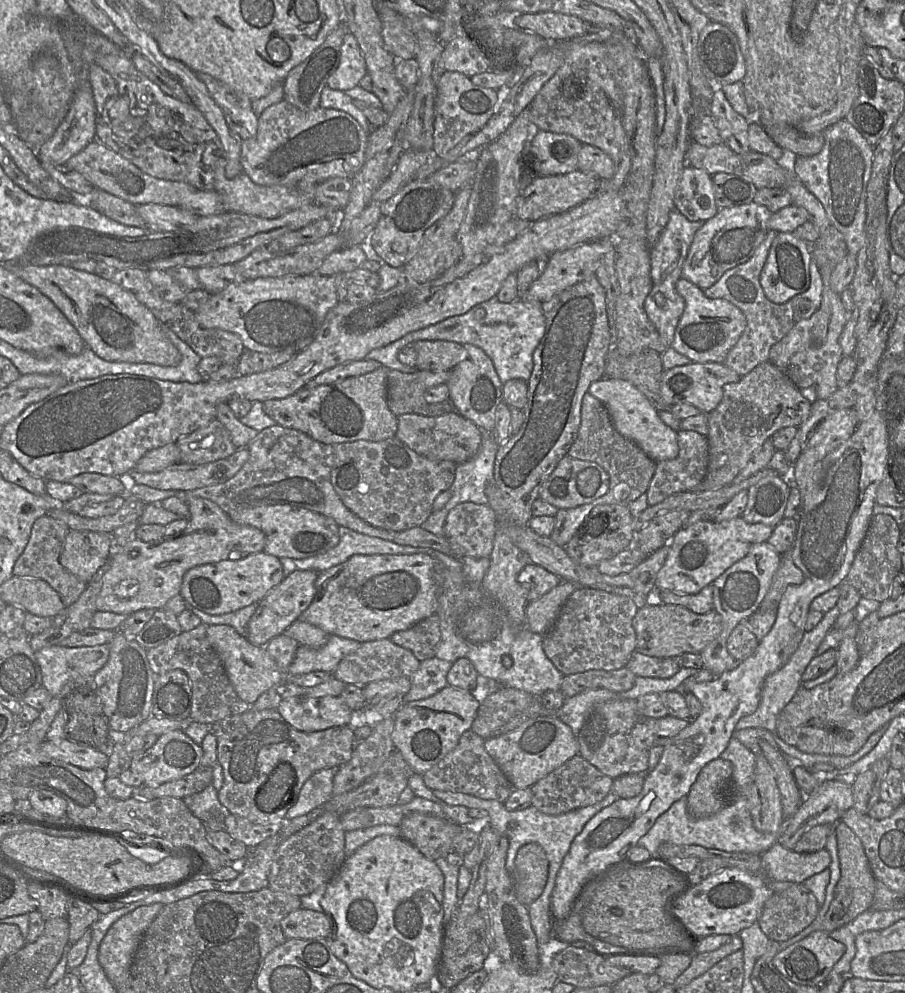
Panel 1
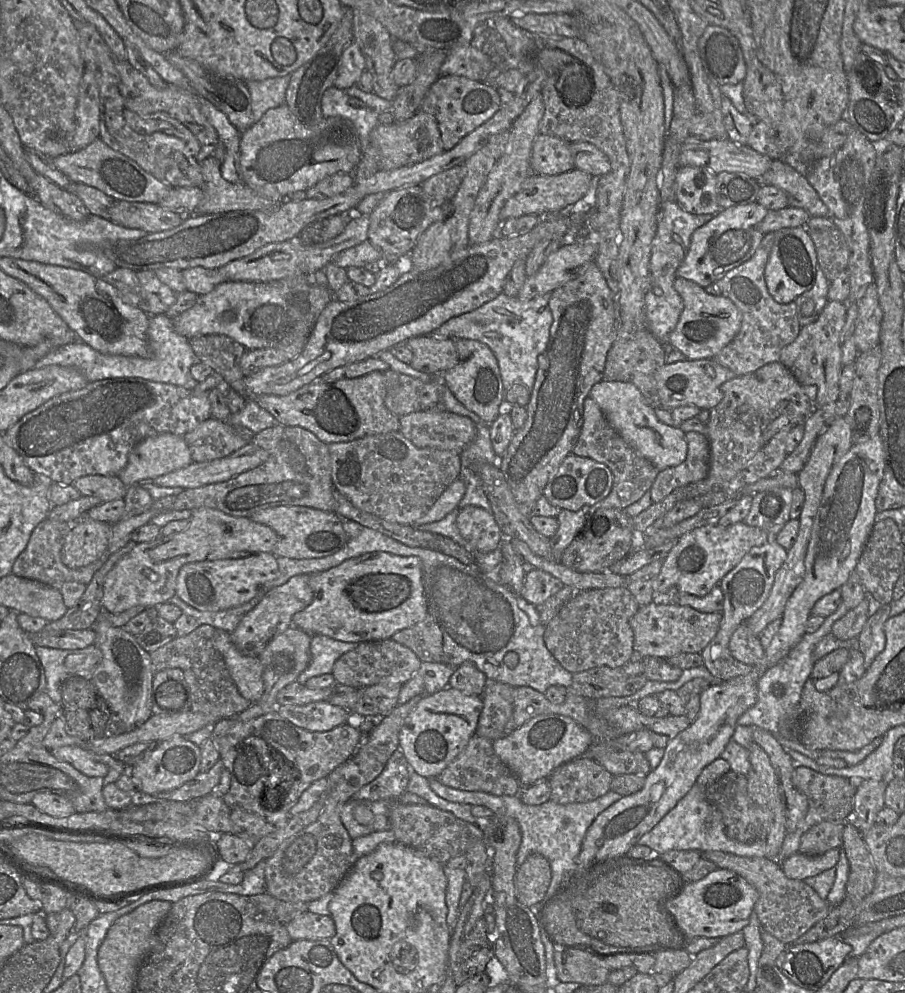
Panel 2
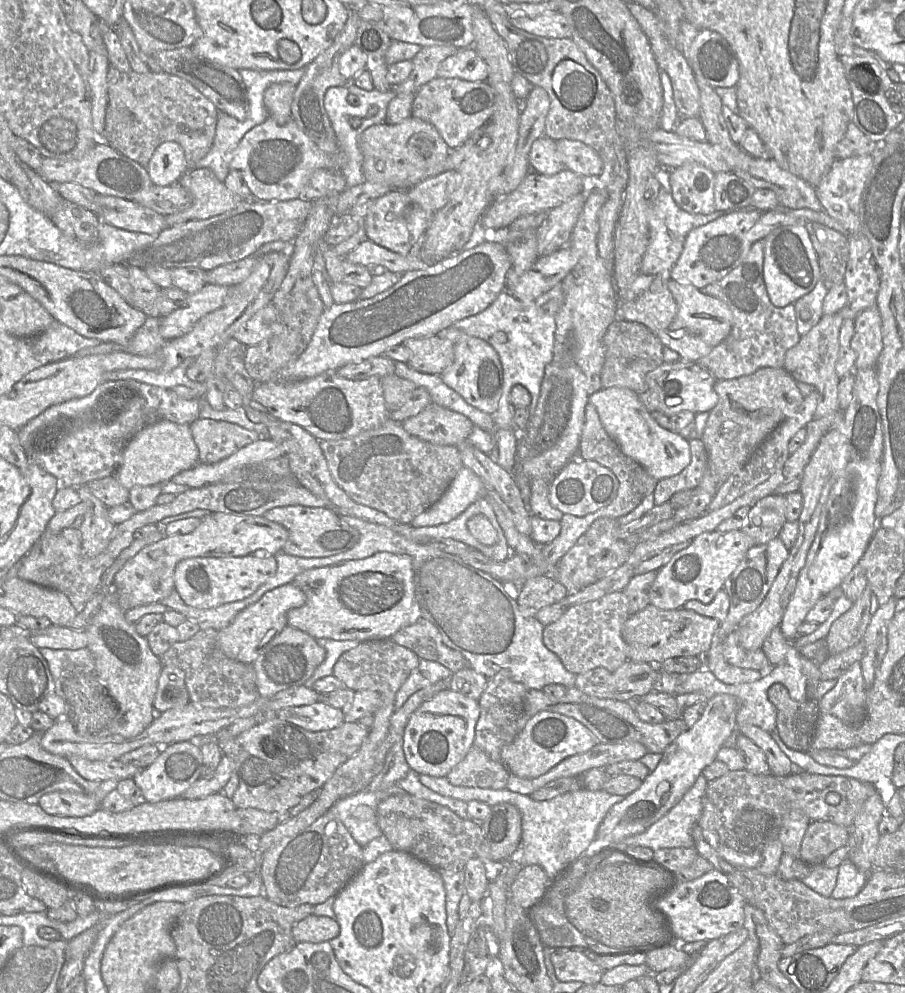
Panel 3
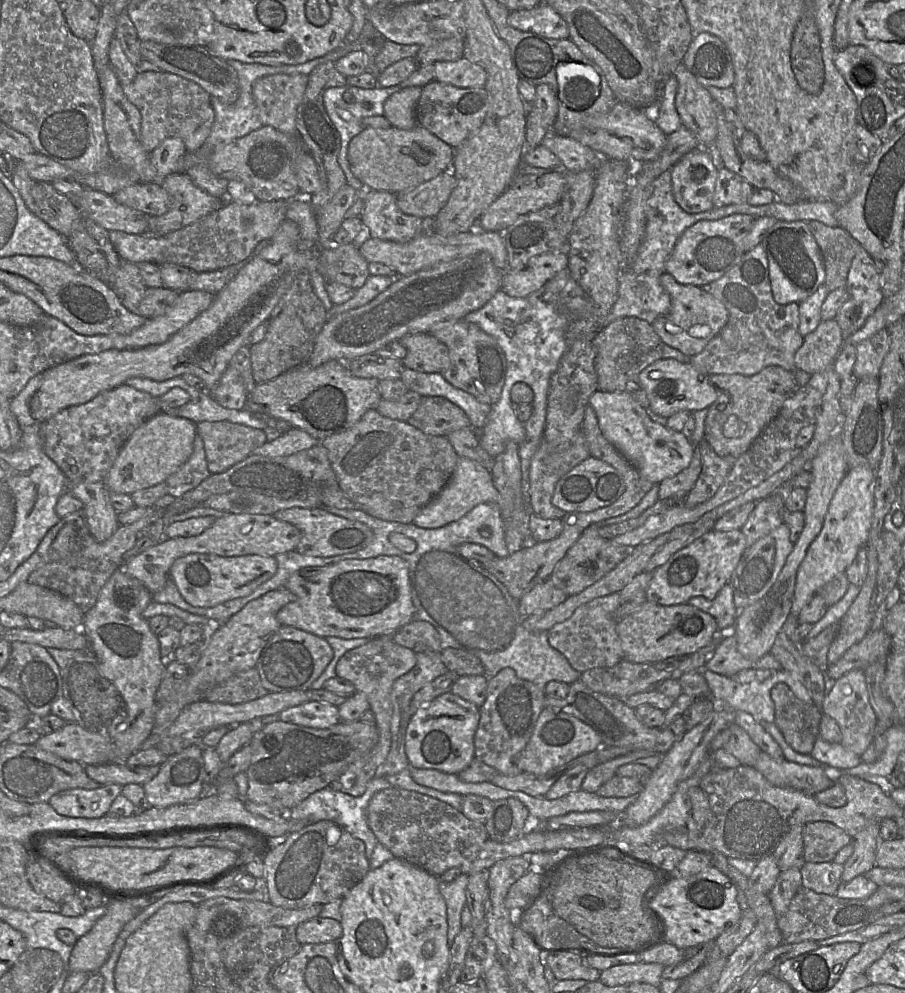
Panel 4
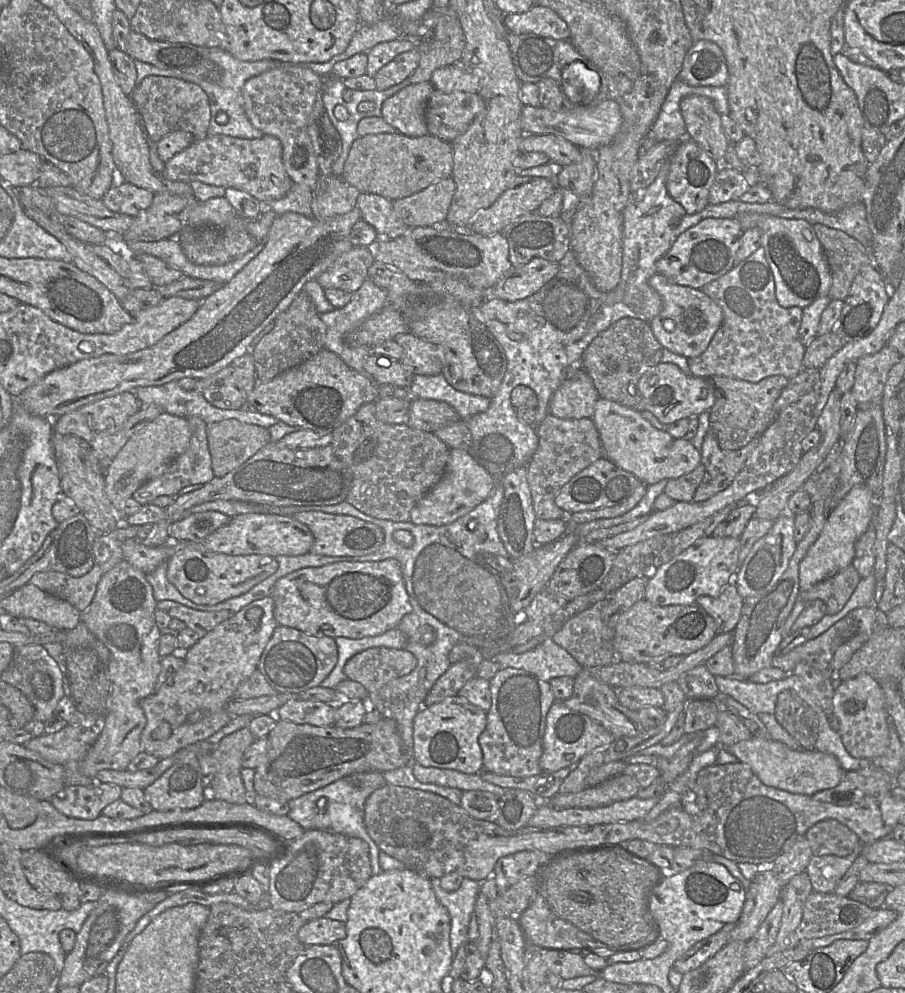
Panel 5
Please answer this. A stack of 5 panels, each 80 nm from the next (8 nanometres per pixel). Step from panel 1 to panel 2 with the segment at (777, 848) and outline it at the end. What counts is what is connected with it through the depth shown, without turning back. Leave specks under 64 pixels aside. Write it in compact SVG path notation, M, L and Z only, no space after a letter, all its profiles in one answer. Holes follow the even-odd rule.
M838 848L818 856L808 856L798 852L782 861L780 867L786 877L804 881L808 877L816 876L835 867L839 856L840 850Z

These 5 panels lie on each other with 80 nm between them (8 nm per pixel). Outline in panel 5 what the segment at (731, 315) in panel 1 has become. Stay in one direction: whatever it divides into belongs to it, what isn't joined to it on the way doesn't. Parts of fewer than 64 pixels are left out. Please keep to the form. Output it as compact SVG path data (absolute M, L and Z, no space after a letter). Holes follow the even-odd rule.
M658 273L649 279L649 285L662 298L662 308L659 314L649 322L654 336L661 346L686 358L702 354L722 324L723 311L721 307L701 289L675 284ZM665 319L674 321L675 326L673 331L665 330L663 327Z

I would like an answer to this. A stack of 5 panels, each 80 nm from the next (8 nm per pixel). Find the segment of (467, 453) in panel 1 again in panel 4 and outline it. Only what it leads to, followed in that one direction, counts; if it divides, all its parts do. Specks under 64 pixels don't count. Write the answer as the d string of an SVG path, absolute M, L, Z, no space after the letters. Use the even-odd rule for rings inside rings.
M438 396L422 397L417 410L407 423L425 434L444 437L471 425L462 409Z

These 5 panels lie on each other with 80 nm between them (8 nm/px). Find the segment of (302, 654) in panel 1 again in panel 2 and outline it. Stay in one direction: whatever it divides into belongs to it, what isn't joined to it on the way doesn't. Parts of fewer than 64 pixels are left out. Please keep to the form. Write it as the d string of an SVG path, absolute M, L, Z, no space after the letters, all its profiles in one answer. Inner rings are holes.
M312 635L310 643L311 661L298 676L296 682L305 685L308 679L332 673L333 666L344 653L353 650L359 643L345 642L325 635Z

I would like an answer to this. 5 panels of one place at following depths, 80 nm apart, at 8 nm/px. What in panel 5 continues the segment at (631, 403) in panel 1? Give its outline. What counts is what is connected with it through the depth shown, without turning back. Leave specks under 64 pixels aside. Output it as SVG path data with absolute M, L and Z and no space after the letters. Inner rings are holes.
M599 397L592 416L602 444L602 454L621 469L632 473L641 483L655 484L690 473L701 463L700 452L684 438L674 438L656 429L640 412Z

